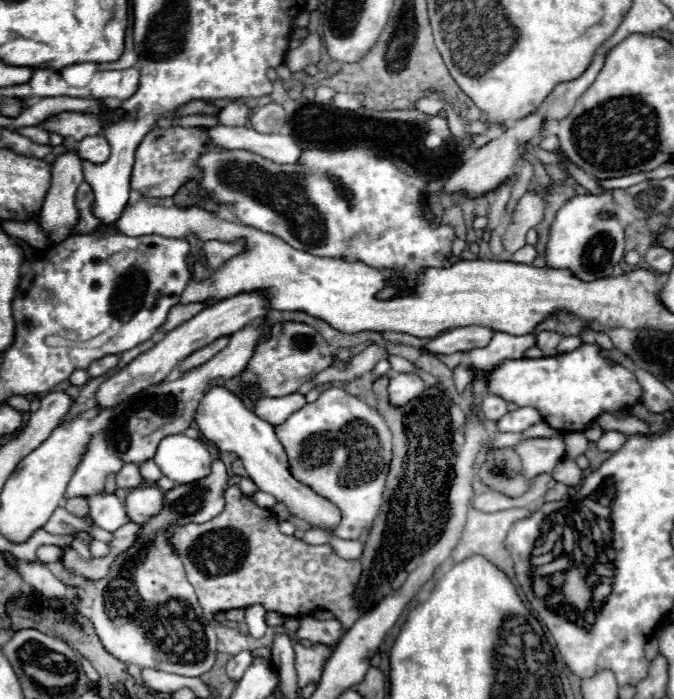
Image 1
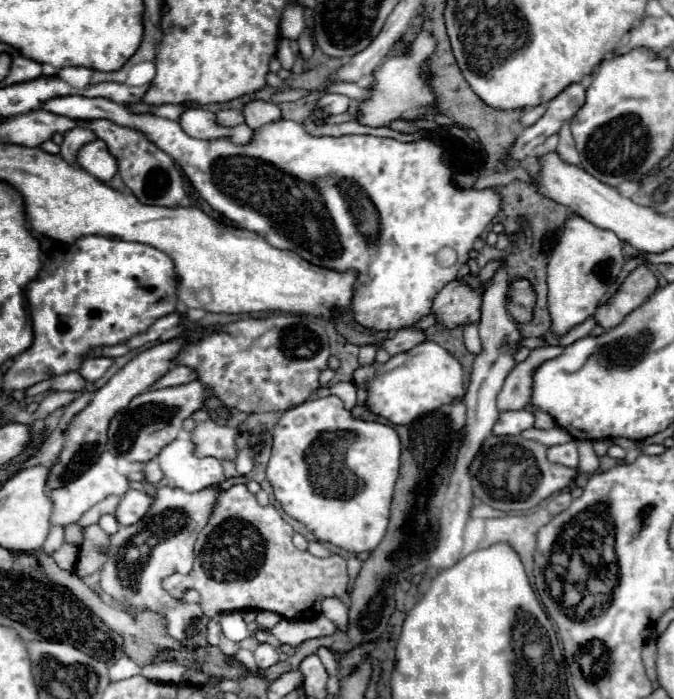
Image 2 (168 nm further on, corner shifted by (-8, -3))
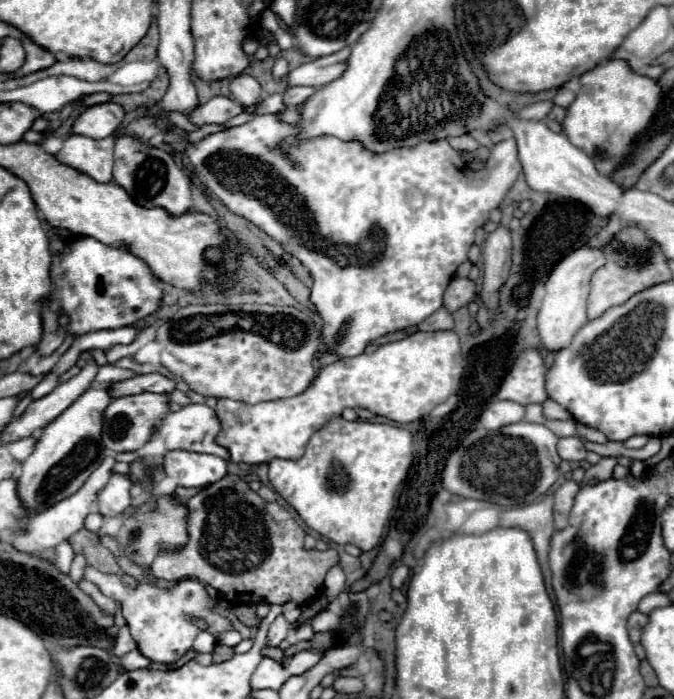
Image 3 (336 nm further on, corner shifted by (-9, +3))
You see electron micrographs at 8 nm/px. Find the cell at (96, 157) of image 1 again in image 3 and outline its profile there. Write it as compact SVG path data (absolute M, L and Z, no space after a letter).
M69 135L63 139L63 147L55 153L55 157L59 163L69 165L99 183L109 183L113 171L113 145L115 137L91 139L83 135Z

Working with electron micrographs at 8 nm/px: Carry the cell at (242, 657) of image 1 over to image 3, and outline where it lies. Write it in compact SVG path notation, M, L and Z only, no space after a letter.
M277 615L275 621L273 621L271 627L269 627L269 633L267 633L267 645L269 645L269 647L277 647L277 645L287 637L289 629L291 629L291 627L289 627L285 615Z

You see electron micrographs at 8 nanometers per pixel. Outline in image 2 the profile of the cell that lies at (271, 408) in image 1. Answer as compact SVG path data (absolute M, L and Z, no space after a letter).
M342 381L342 383L336 383L332 387L324 387L324 389L316 391L318 397L326 397L326 395L334 395L334 393L342 399L346 409L352 409L356 405L356 385L354 383Z

